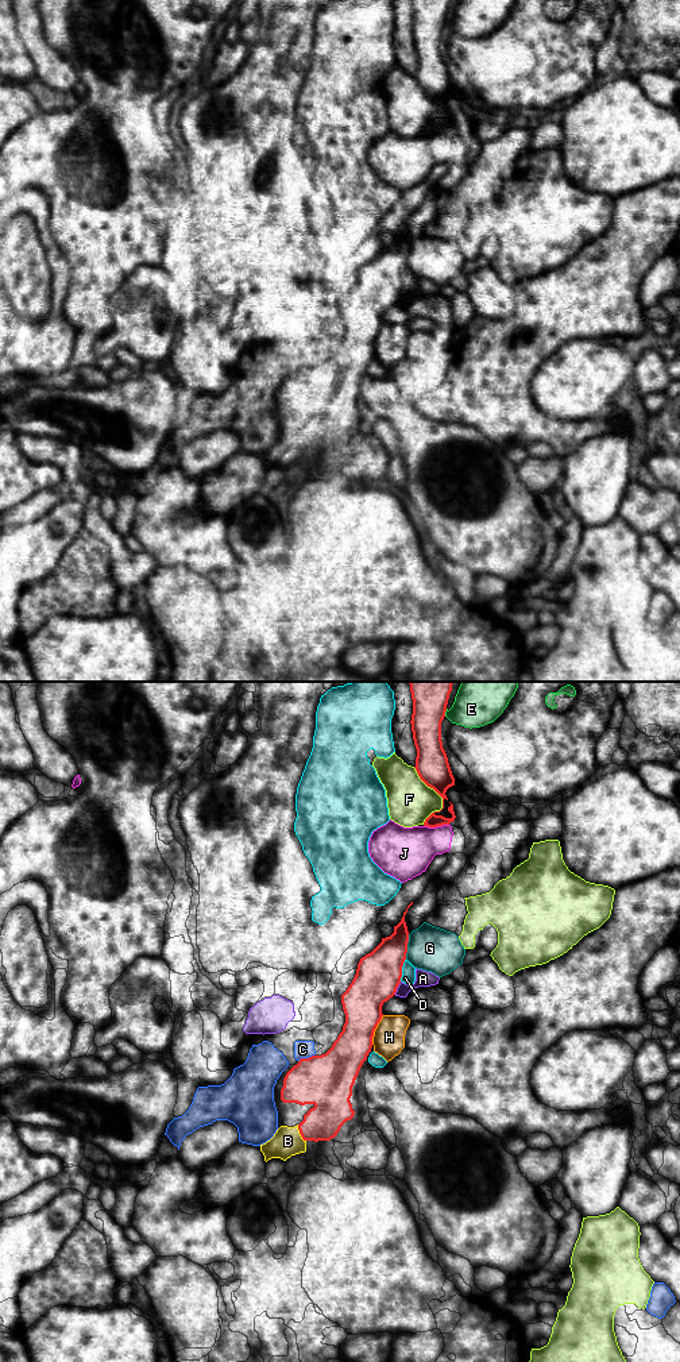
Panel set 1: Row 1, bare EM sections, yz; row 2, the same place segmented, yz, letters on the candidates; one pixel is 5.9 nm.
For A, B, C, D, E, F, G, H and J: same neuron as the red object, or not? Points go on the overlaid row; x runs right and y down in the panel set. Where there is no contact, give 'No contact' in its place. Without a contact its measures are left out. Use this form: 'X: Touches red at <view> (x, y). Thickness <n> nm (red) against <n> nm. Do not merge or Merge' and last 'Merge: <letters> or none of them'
A: Touches red at yz (397, 987). Thickness 260 nm (red) against 100 nm. Do not merge
B: Touches red at yz (300, 1133). Thickness 220 nm (red) against 170 nm. Merge
C: Touches red at yz (305, 1058). Thickness 320 nm (red) against 110 nm. Do not merge
D: Touches red at yz (401, 969). Thickness 260 nm (red) against 80 nm. Do not merge
E: Touches red at yz (444, 713). Thickness 260 nm (red) against 300 nm. Do not merge
F: Touches red at yz (440, 795). Thickness 200 nm (red) against 280 nm. Do not merge
G: Touches red at yz (406, 946). Thickness 260 nm (red) against 260 nm. Do not merge
H: Touches red at yz (374, 1030). Thickness 240 nm (red) against 190 nm. Do not merge
J: Touches red at yz (436, 826). Thickness 100 nm (red) against 300 nm. Do not merge
Merge: B

